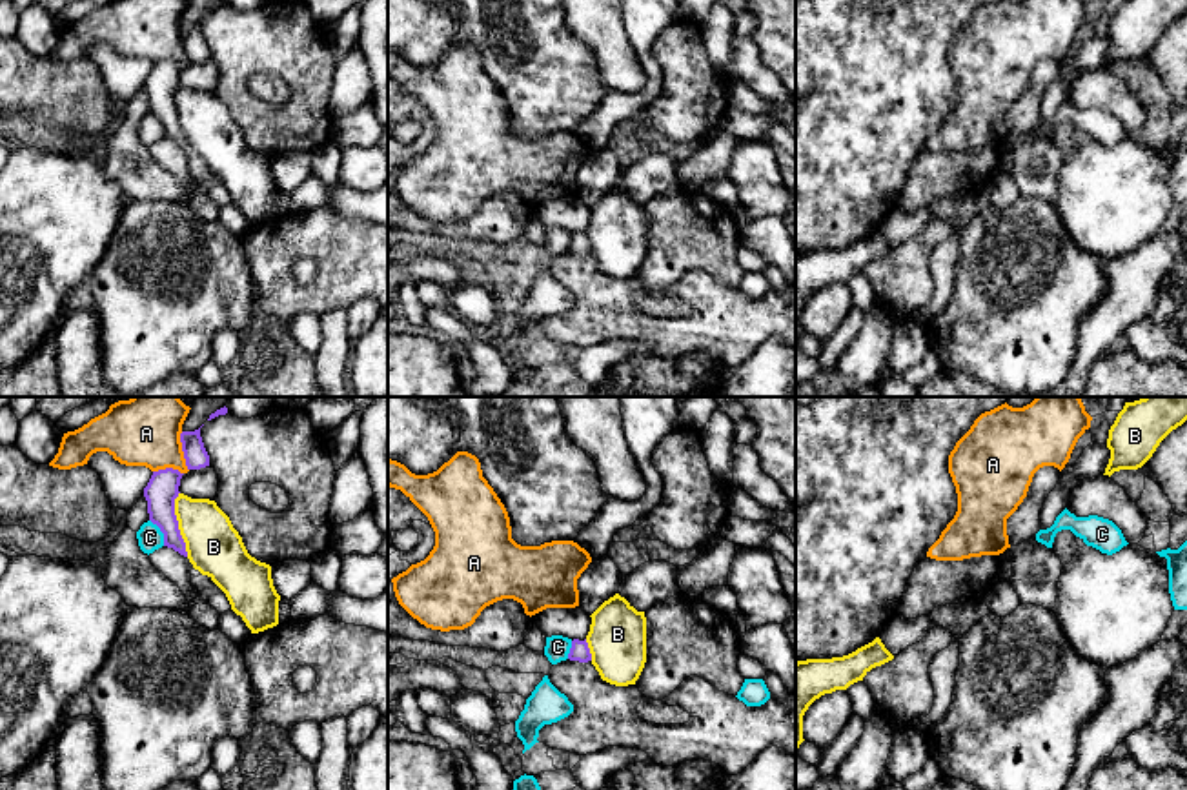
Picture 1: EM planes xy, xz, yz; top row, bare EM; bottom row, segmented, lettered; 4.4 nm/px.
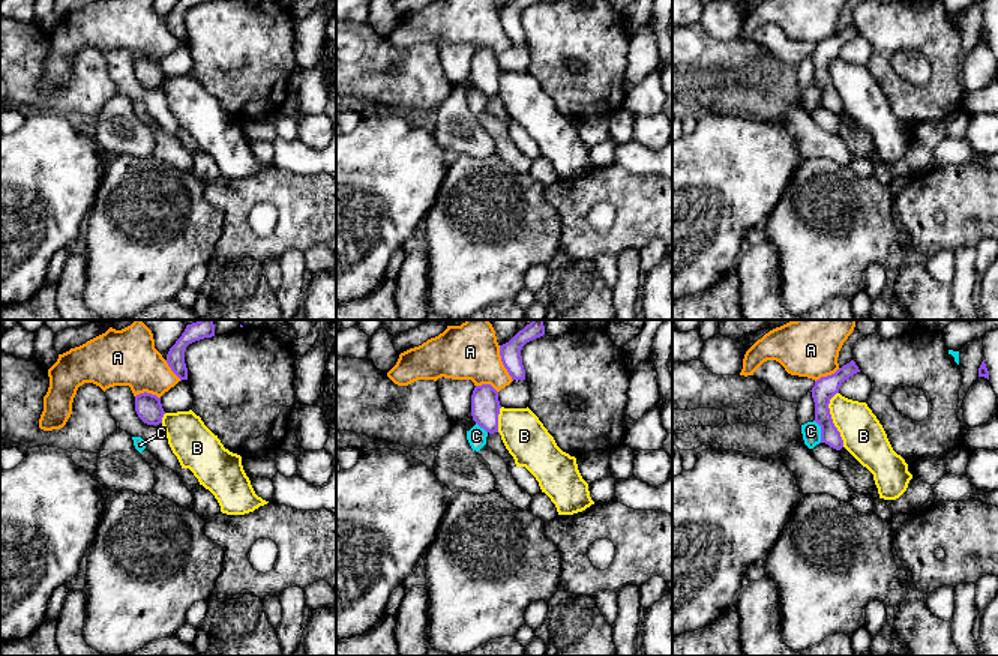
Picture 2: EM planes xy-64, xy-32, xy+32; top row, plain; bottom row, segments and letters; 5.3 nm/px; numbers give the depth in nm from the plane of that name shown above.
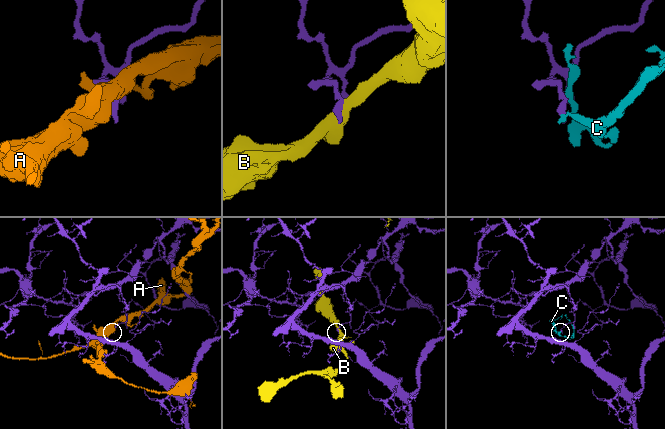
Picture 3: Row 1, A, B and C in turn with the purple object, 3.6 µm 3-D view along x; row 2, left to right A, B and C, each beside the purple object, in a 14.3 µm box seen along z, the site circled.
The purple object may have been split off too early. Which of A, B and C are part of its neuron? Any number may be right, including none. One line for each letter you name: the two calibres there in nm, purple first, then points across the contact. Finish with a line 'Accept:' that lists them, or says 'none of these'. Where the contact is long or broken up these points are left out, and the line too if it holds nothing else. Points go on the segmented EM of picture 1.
Accept: none of these

